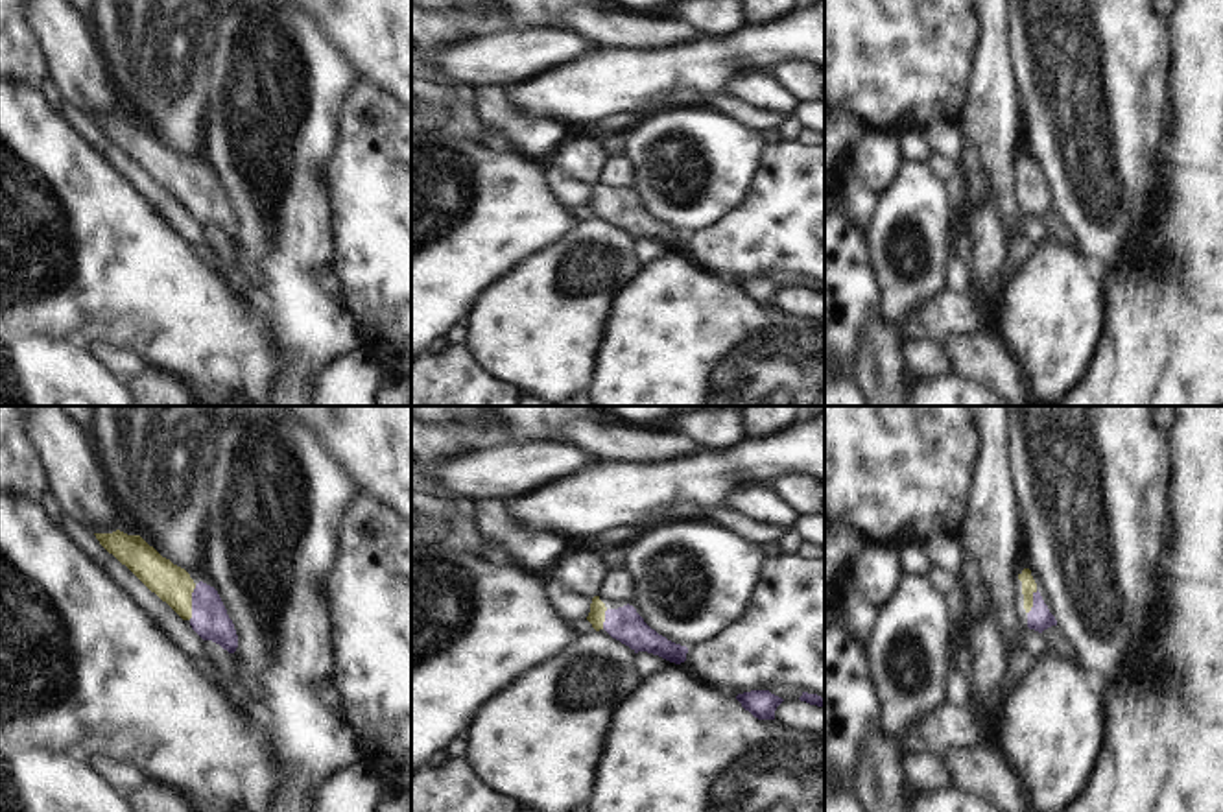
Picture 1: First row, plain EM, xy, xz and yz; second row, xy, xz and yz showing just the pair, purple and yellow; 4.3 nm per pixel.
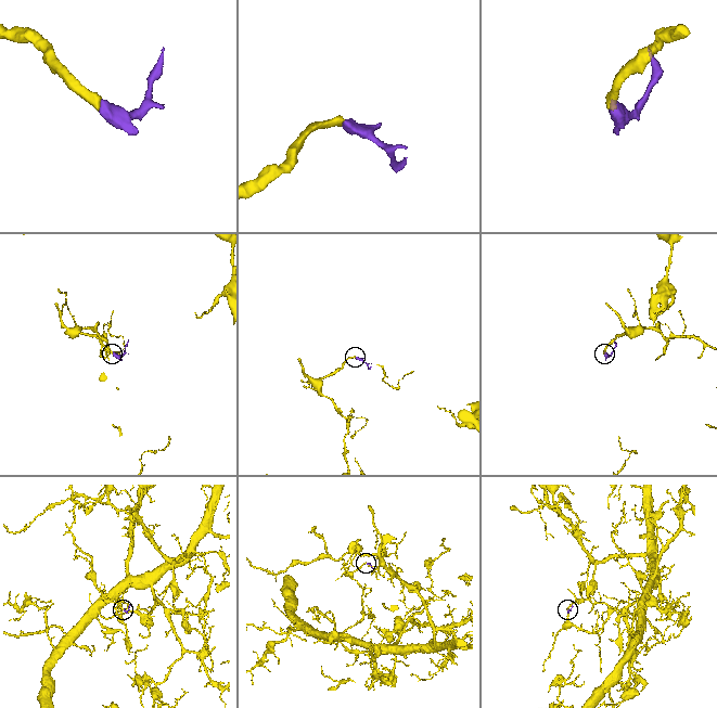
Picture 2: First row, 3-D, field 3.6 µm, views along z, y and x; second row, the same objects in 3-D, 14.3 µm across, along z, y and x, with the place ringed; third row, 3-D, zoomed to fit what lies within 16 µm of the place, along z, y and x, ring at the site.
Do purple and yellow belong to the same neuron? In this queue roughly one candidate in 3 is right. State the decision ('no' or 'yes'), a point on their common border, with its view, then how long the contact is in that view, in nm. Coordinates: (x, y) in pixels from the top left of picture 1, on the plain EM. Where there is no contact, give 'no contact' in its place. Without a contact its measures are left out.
yes; meets purple in xy at (192, 189); contact 160 nm long

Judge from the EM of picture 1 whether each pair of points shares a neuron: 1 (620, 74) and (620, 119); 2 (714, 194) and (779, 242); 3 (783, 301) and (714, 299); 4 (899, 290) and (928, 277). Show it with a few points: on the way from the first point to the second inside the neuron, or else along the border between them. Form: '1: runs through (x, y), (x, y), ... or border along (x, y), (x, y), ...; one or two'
1: border along (631, 111), (607, 113), (594, 122); two
2: border along (757, 170), (746, 196), (720, 220), (698, 231); two
3: border along (775, 305), (805, 320); two
4: runs through (906, 283), (921, 277); one

